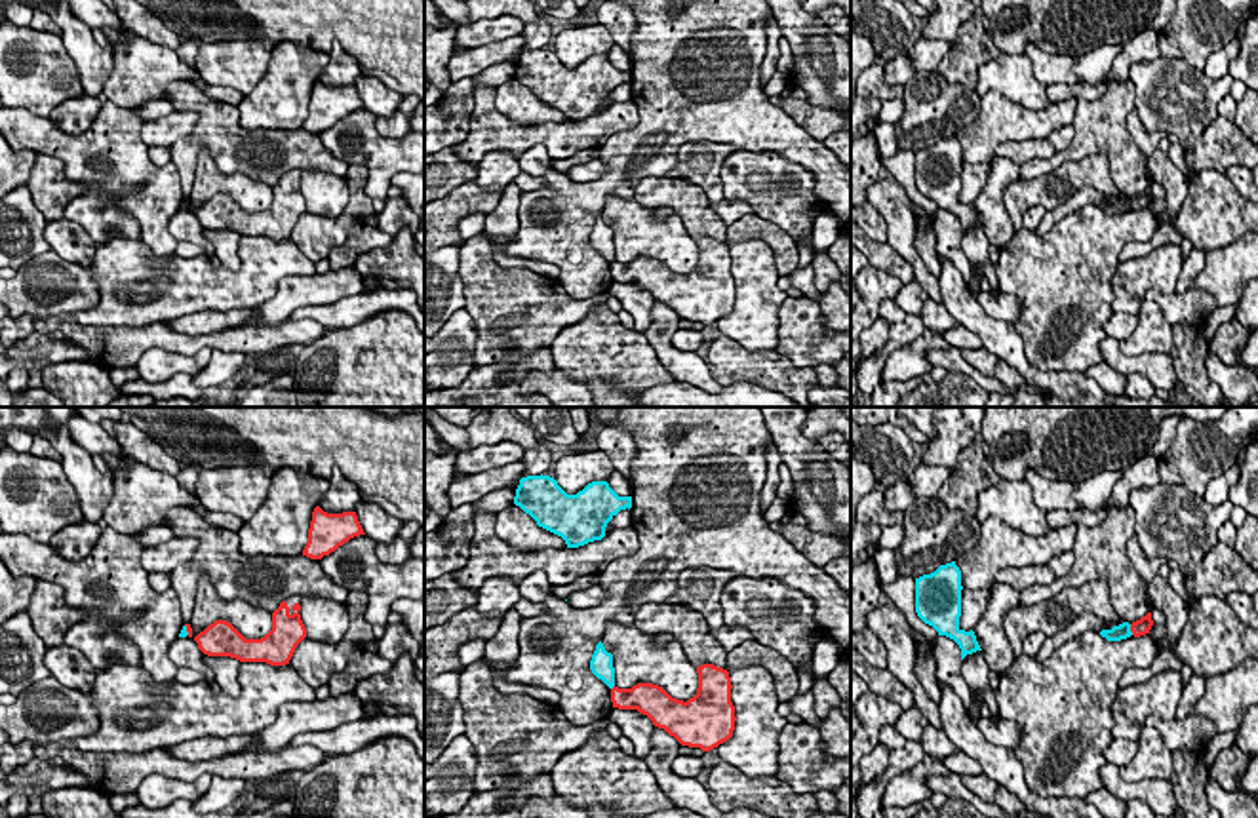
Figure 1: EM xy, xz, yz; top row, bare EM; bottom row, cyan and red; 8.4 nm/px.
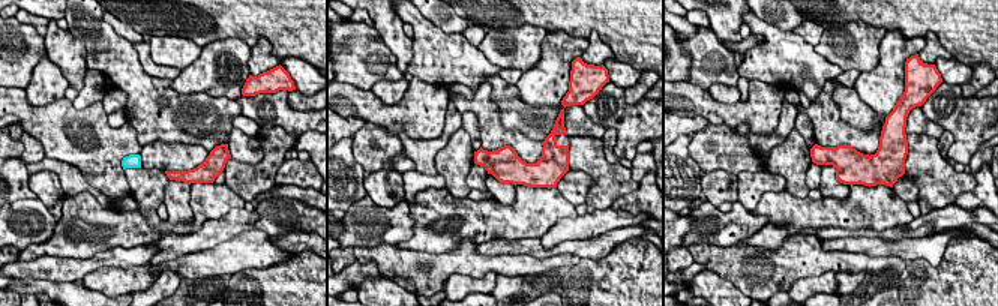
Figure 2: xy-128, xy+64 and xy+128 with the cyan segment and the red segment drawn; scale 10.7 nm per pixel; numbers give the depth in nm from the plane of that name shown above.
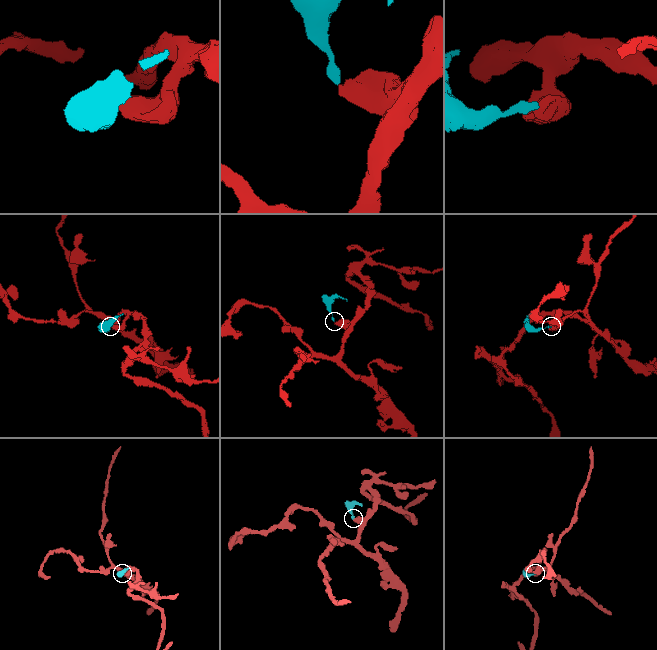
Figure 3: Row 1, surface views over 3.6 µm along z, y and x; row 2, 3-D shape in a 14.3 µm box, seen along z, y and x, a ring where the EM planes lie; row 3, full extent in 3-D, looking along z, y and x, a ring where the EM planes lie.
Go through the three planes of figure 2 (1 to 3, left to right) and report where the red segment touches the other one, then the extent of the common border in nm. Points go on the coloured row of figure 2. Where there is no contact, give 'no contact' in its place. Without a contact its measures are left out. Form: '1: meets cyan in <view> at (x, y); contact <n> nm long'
1: no contact
2: no contact
3: no contact

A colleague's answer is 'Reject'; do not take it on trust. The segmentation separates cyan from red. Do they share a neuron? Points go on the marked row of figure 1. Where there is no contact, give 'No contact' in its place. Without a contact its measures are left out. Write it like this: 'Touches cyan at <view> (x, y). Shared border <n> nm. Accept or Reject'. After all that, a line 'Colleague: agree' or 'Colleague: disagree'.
Touches cyan at yz (1129, 630). Shared border 100 nm. Reject
Colleague: agree

